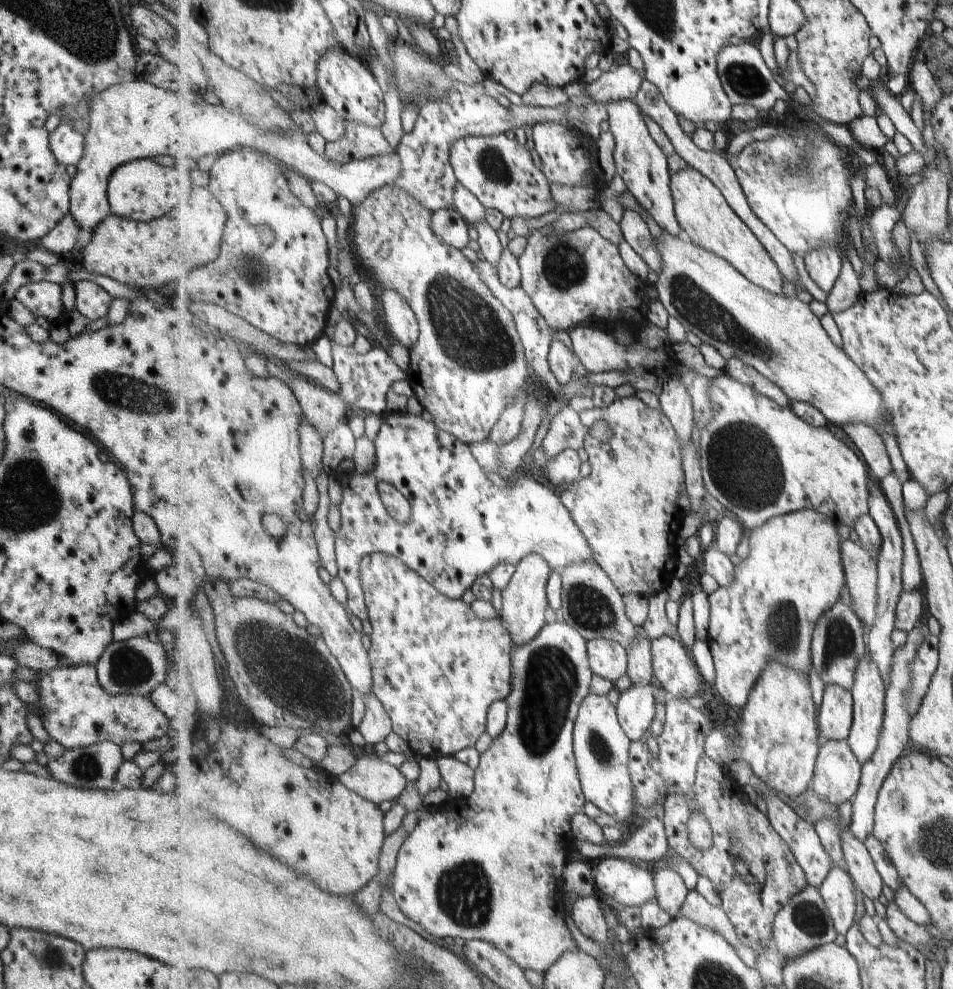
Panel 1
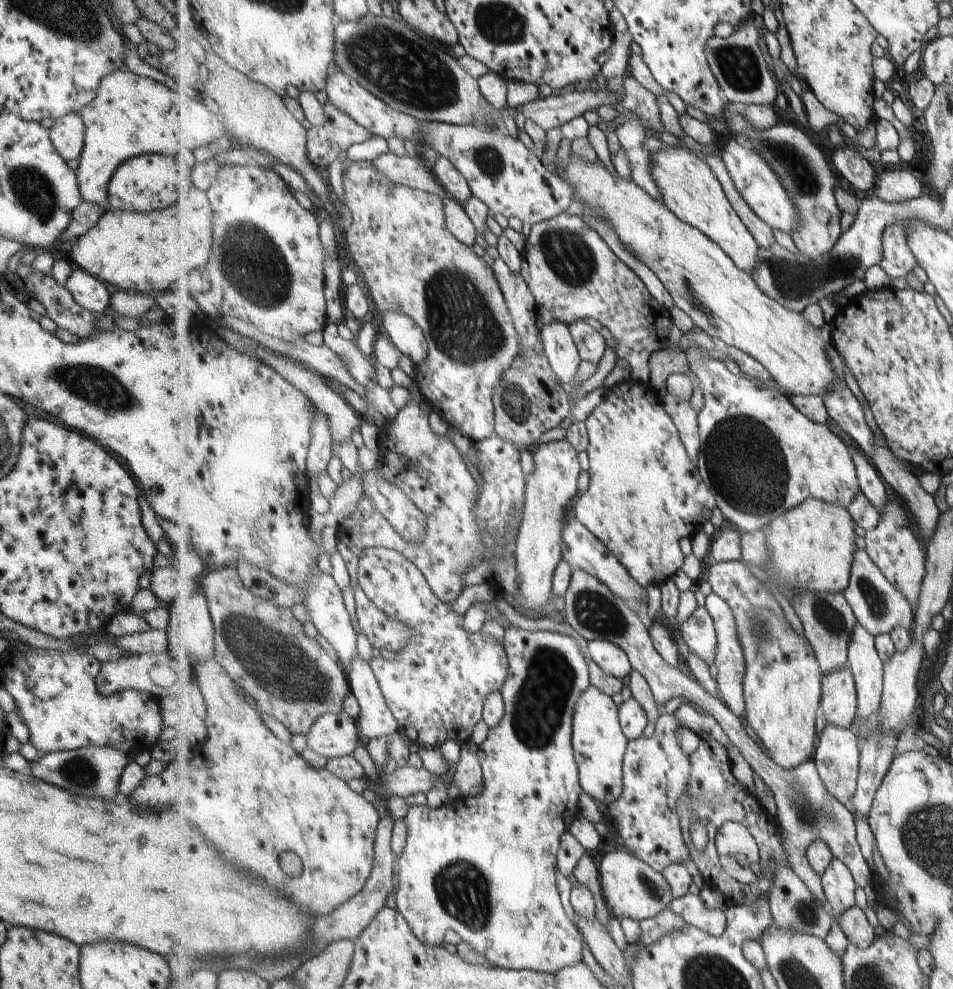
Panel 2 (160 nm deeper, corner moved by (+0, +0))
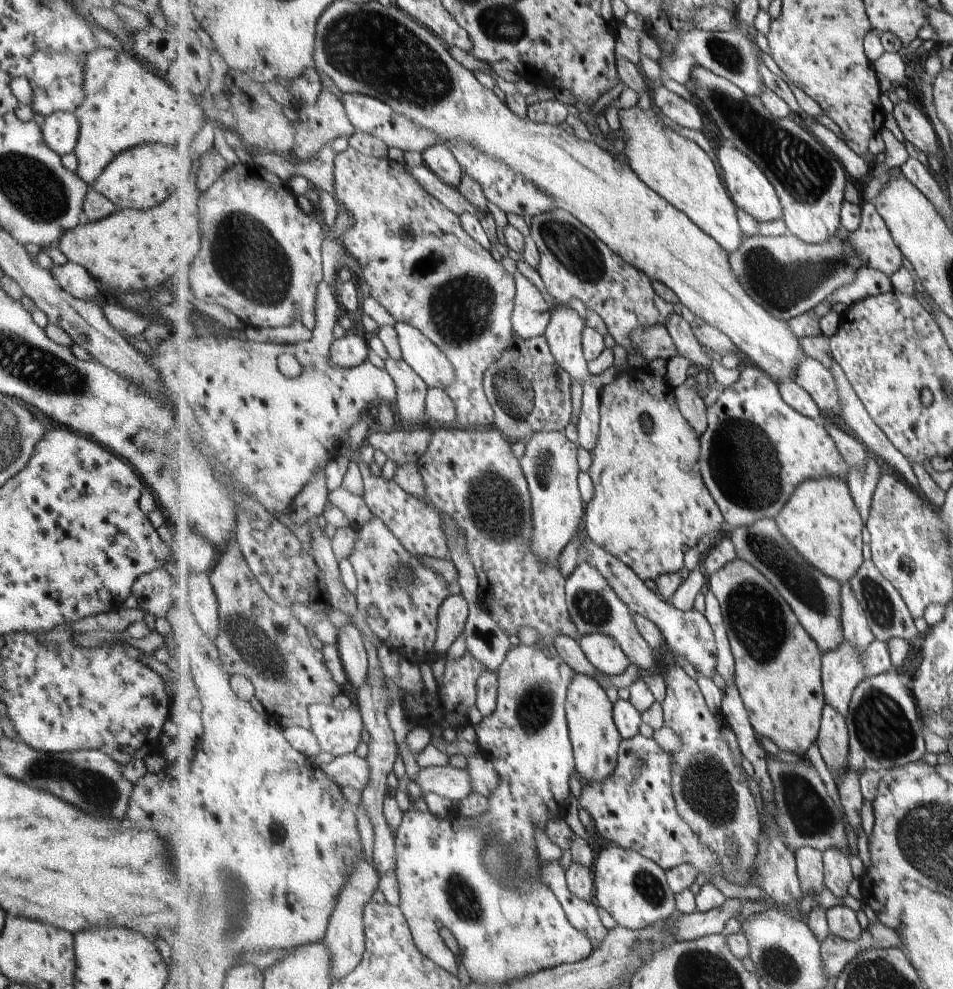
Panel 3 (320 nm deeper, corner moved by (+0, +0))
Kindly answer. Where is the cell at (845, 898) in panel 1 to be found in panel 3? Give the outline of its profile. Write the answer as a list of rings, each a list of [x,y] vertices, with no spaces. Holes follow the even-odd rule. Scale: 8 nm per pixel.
[[[830,848],[824,852],[824,875],[826,886],[839,898],[847,896],[849,883],[856,878],[850,856],[841,849]]]

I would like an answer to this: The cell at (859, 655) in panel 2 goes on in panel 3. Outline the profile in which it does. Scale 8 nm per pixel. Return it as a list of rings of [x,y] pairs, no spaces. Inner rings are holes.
[[[845,583],[842,586],[842,622],[844,624],[844,638],[850,640],[856,647],[867,649],[876,639],[869,626],[867,615],[859,604],[852,586]]]

